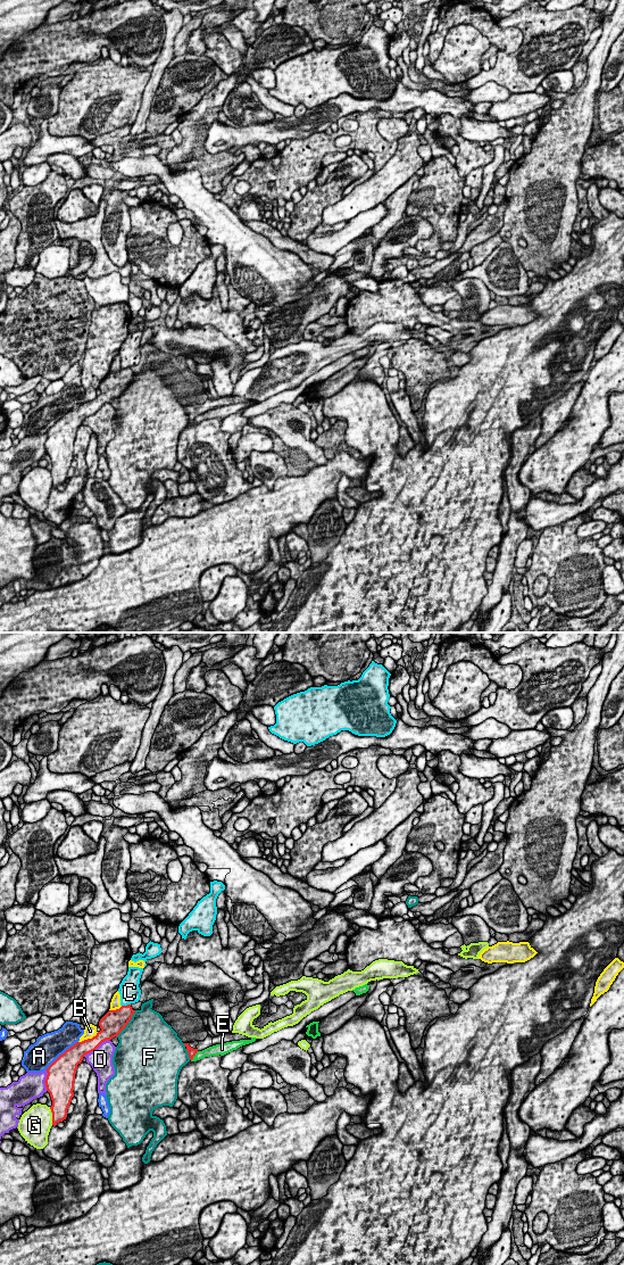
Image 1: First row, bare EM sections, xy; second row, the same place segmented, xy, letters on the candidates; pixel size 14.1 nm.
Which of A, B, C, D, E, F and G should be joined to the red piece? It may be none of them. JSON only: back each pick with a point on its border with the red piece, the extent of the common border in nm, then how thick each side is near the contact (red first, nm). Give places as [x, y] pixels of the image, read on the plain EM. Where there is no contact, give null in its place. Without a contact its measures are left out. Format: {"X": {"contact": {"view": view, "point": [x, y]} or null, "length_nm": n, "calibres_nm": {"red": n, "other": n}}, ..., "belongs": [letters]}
{"belongs": []}

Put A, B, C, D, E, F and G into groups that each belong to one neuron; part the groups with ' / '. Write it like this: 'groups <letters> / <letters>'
groups A / B / C / D E / F / G

